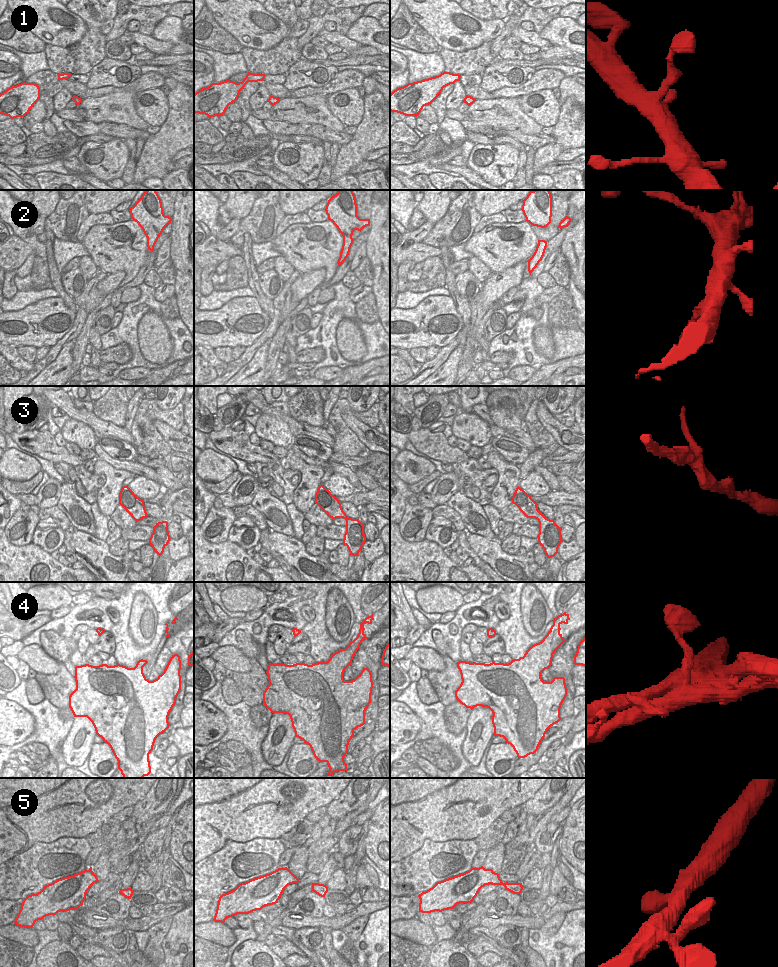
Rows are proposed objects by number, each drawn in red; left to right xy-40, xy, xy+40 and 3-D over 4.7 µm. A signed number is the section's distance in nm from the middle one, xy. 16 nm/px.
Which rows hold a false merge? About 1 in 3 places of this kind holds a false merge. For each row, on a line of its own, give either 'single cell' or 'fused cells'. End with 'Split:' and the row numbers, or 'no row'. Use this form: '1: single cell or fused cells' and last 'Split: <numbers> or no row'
1: single cell
2: fused cells
3: single cell
4: fused cells
5: single cell
Split: 2, 4

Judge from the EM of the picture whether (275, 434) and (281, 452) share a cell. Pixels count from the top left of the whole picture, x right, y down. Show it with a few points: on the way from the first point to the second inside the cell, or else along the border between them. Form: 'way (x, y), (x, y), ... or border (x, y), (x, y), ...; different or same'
border (275, 445), (286, 448); different

